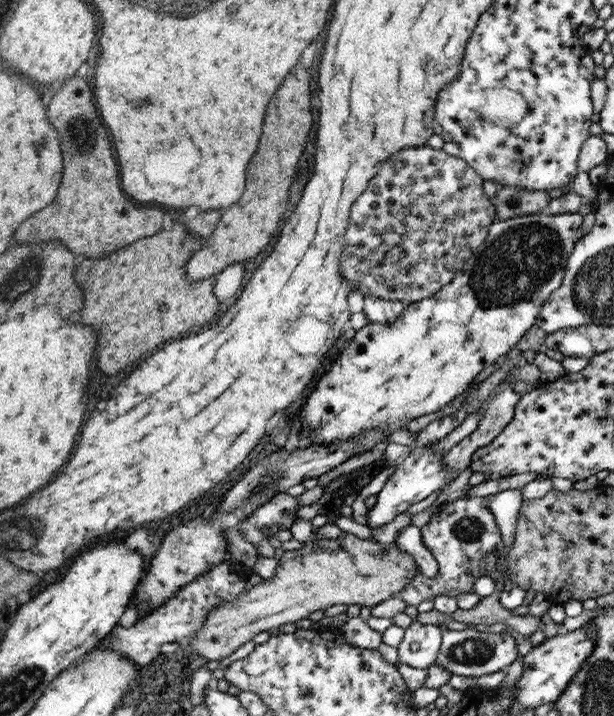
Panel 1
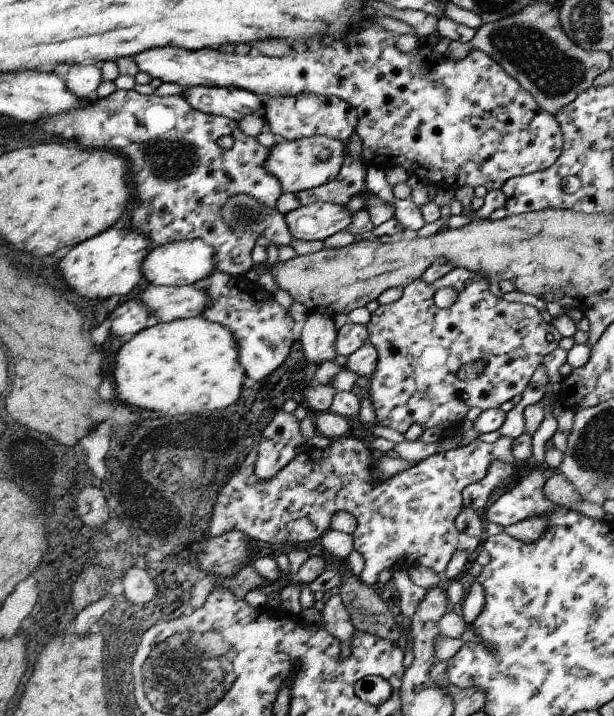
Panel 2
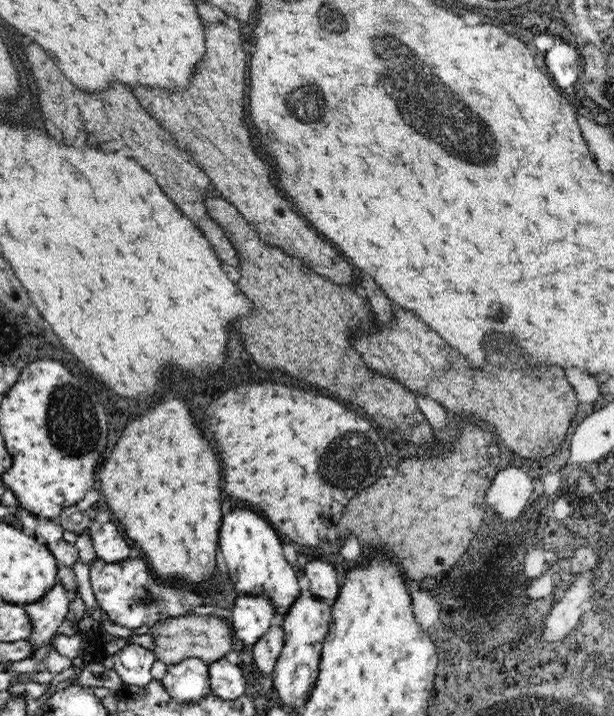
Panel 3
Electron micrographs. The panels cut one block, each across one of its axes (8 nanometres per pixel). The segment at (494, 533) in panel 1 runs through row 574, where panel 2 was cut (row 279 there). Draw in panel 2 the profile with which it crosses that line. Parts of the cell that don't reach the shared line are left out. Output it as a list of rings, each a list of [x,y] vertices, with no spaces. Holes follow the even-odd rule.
[[[454,270],[445,274],[443,277],[436,279],[433,283],[427,283],[422,277],[414,280],[403,288],[403,294],[401,298],[394,301],[393,303],[380,304],[380,306],[371,314],[371,319],[367,324],[366,328],[368,331],[367,342],[372,344],[378,353],[378,362],[376,365],[376,370],[371,376],[369,384],[369,398],[372,401],[376,418],[382,426],[387,426],[400,432],[400,434],[405,434],[406,430],[412,426],[412,424],[420,424],[424,429],[430,428],[431,426],[438,426],[438,424],[444,424],[444,434],[442,438],[450,438],[456,432],[460,430],[462,421],[464,420],[466,413],[473,406],[478,406],[482,408],[483,411],[486,409],[495,409],[504,402],[508,402],[514,398],[514,396],[520,396],[522,391],[530,384],[531,378],[533,377],[536,369],[543,364],[545,356],[556,350],[559,347],[562,336],[560,332],[550,323],[544,321],[540,315],[540,311],[532,305],[525,305],[523,303],[512,303],[501,300],[496,297],[490,290],[490,281],[486,277],[476,276],[468,270]],[[452,286],[454,290],[458,290],[458,300],[450,308],[441,309],[434,305],[434,293],[439,288],[448,288]],[[480,360],[484,364],[484,370],[480,374],[467,374],[464,380],[458,378],[458,370],[460,368],[468,368],[473,362]]]

